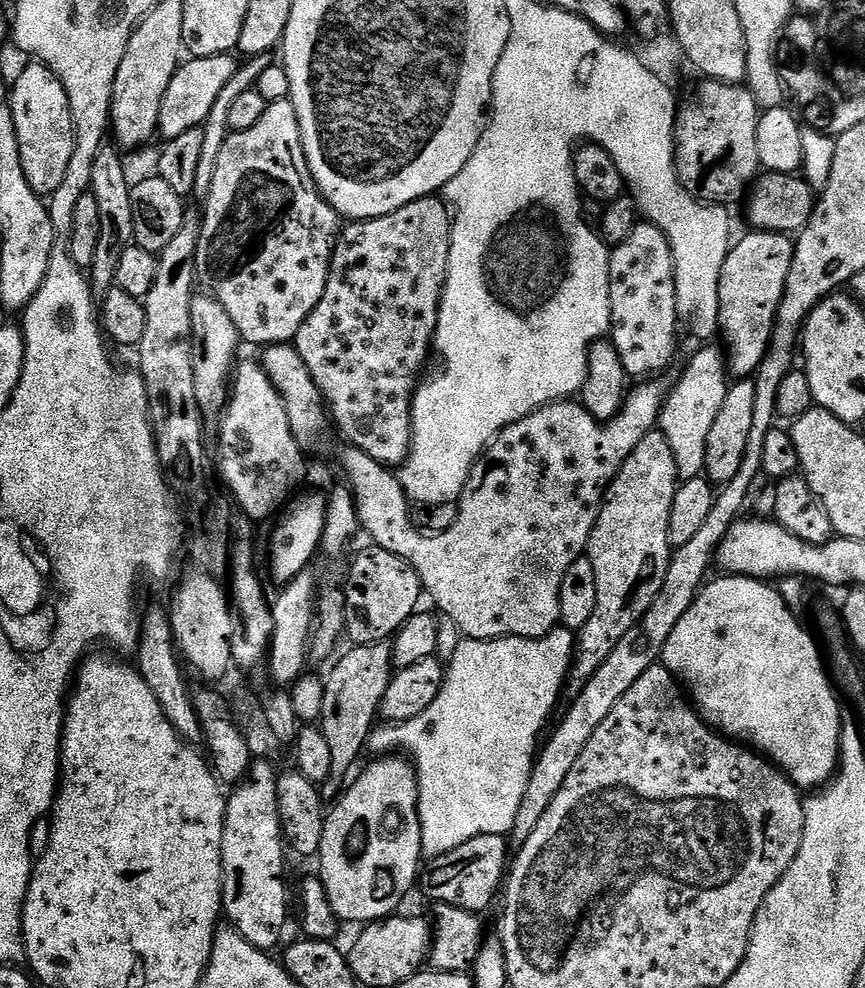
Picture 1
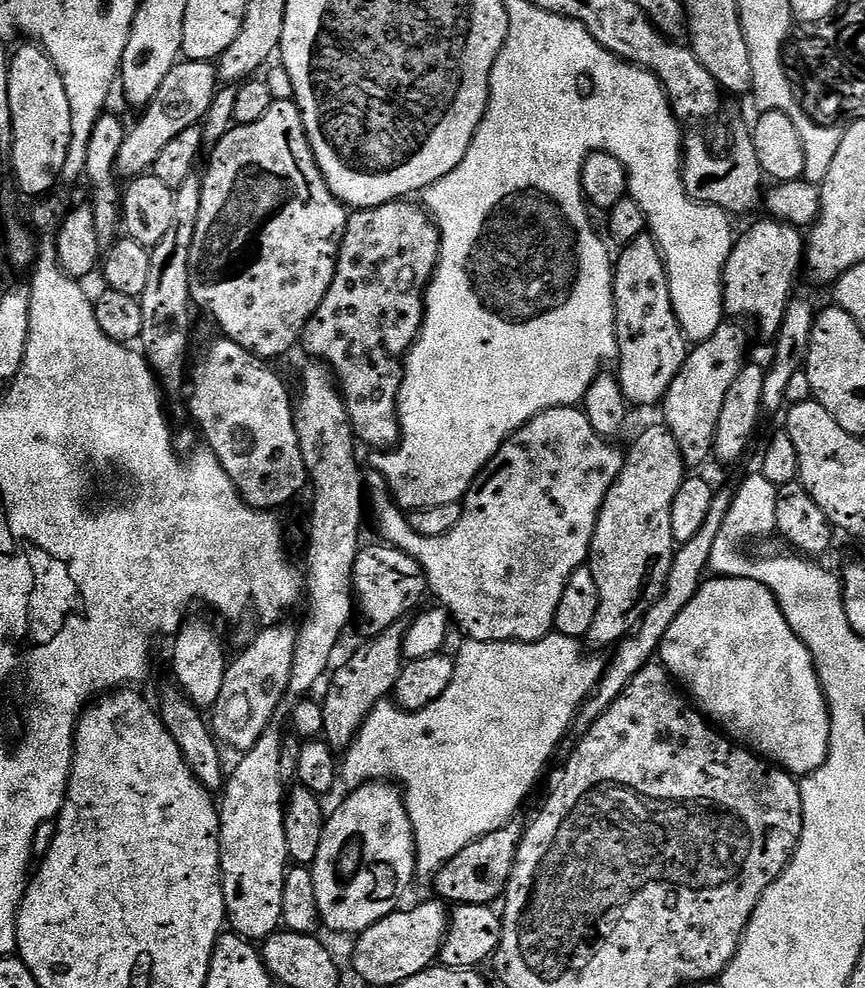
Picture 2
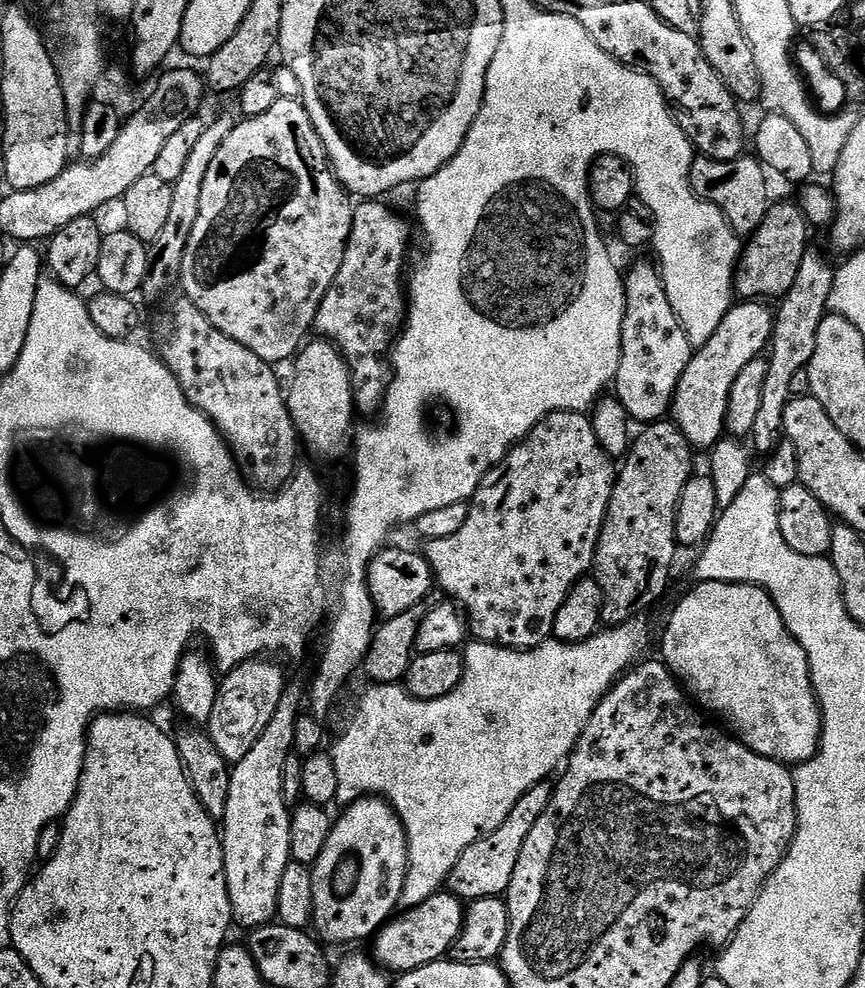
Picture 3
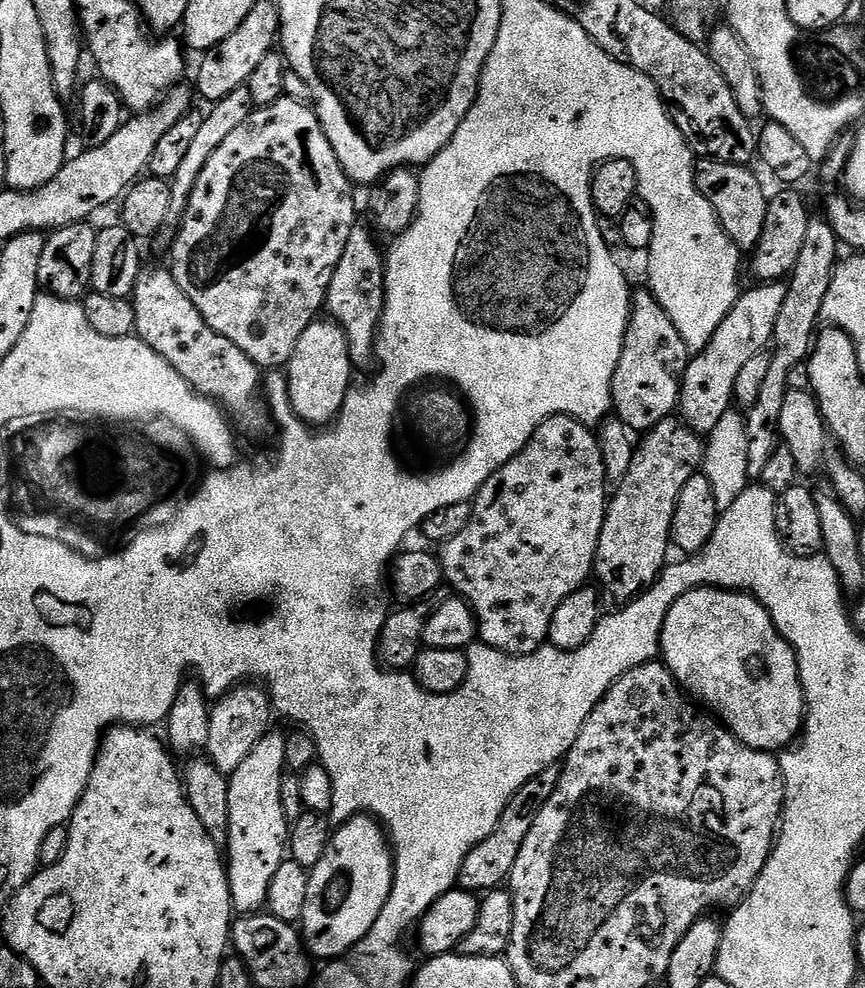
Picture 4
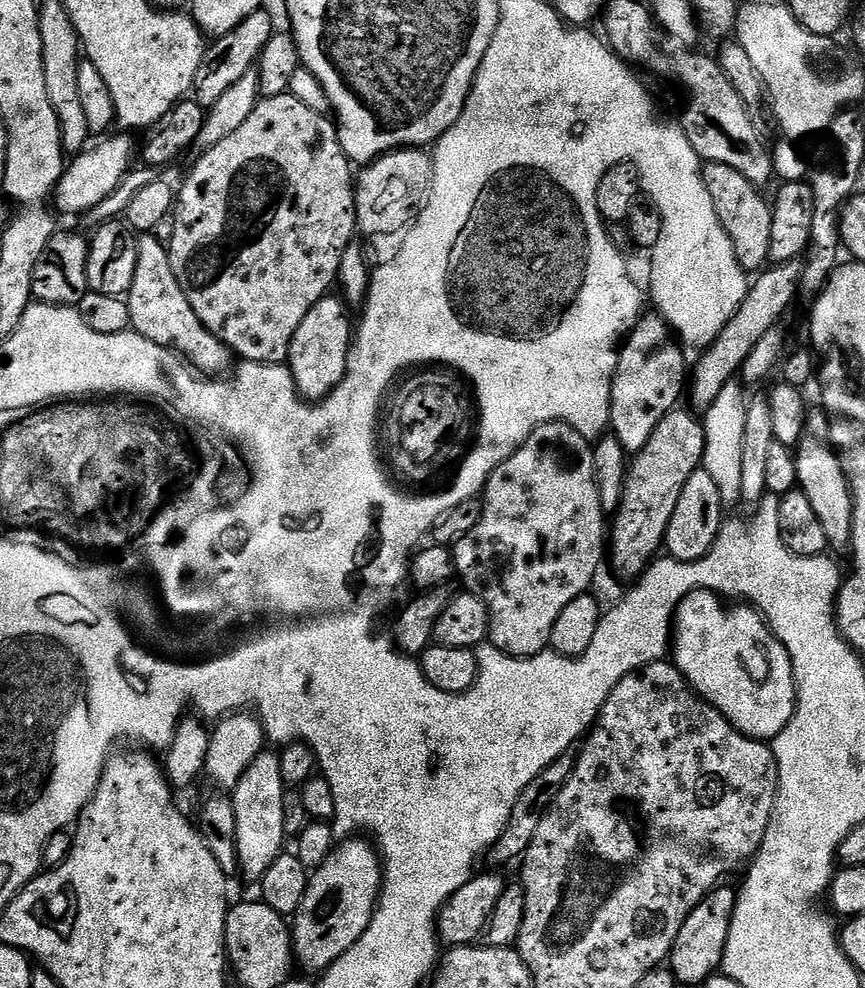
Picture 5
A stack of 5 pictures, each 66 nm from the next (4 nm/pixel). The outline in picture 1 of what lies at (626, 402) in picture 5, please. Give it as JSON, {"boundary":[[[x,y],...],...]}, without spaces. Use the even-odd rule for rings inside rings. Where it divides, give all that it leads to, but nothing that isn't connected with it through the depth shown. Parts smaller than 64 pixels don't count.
{"boundary":[[[637,223],[626,239],[611,249],[610,339],[630,378],[652,378],[672,364],[676,356],[676,279],[668,240],[658,226]],[[640,376],[640,377],[636,377]]]}

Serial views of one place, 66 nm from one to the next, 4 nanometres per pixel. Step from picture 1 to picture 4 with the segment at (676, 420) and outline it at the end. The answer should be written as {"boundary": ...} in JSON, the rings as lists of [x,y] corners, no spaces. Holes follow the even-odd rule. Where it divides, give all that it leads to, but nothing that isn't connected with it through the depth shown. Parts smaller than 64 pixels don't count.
{"boundary":[[[760,282],[752,288],[741,291],[734,306],[722,318],[722,326],[714,330],[714,338],[706,342],[701,352],[689,359],[684,377],[680,383],[679,415],[695,432],[709,434],[722,421],[722,416],[733,407],[734,382],[738,374],[754,354],[765,351],[771,345],[778,313],[782,311],[782,301],[786,299],[787,283]]]}

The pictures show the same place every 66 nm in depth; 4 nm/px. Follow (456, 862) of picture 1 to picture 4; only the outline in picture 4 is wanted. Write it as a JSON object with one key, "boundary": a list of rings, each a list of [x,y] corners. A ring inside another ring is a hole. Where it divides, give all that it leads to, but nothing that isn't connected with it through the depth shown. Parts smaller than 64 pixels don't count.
{"boundary":[[[553,766],[542,770],[542,774],[534,774],[534,778],[530,778],[530,782],[522,785],[518,794],[514,794],[514,798],[510,798],[499,826],[494,828],[486,839],[478,842],[474,846],[474,850],[470,850],[470,854],[466,854],[460,871],[459,887],[463,888],[465,892],[487,894],[493,888],[501,887],[511,877],[514,862],[520,859],[522,842],[526,842],[526,834],[530,834],[530,826],[534,826],[534,818],[538,818],[538,810],[542,810],[542,806],[546,806],[546,802],[550,802],[550,794],[554,794],[559,781],[560,768]]]}

